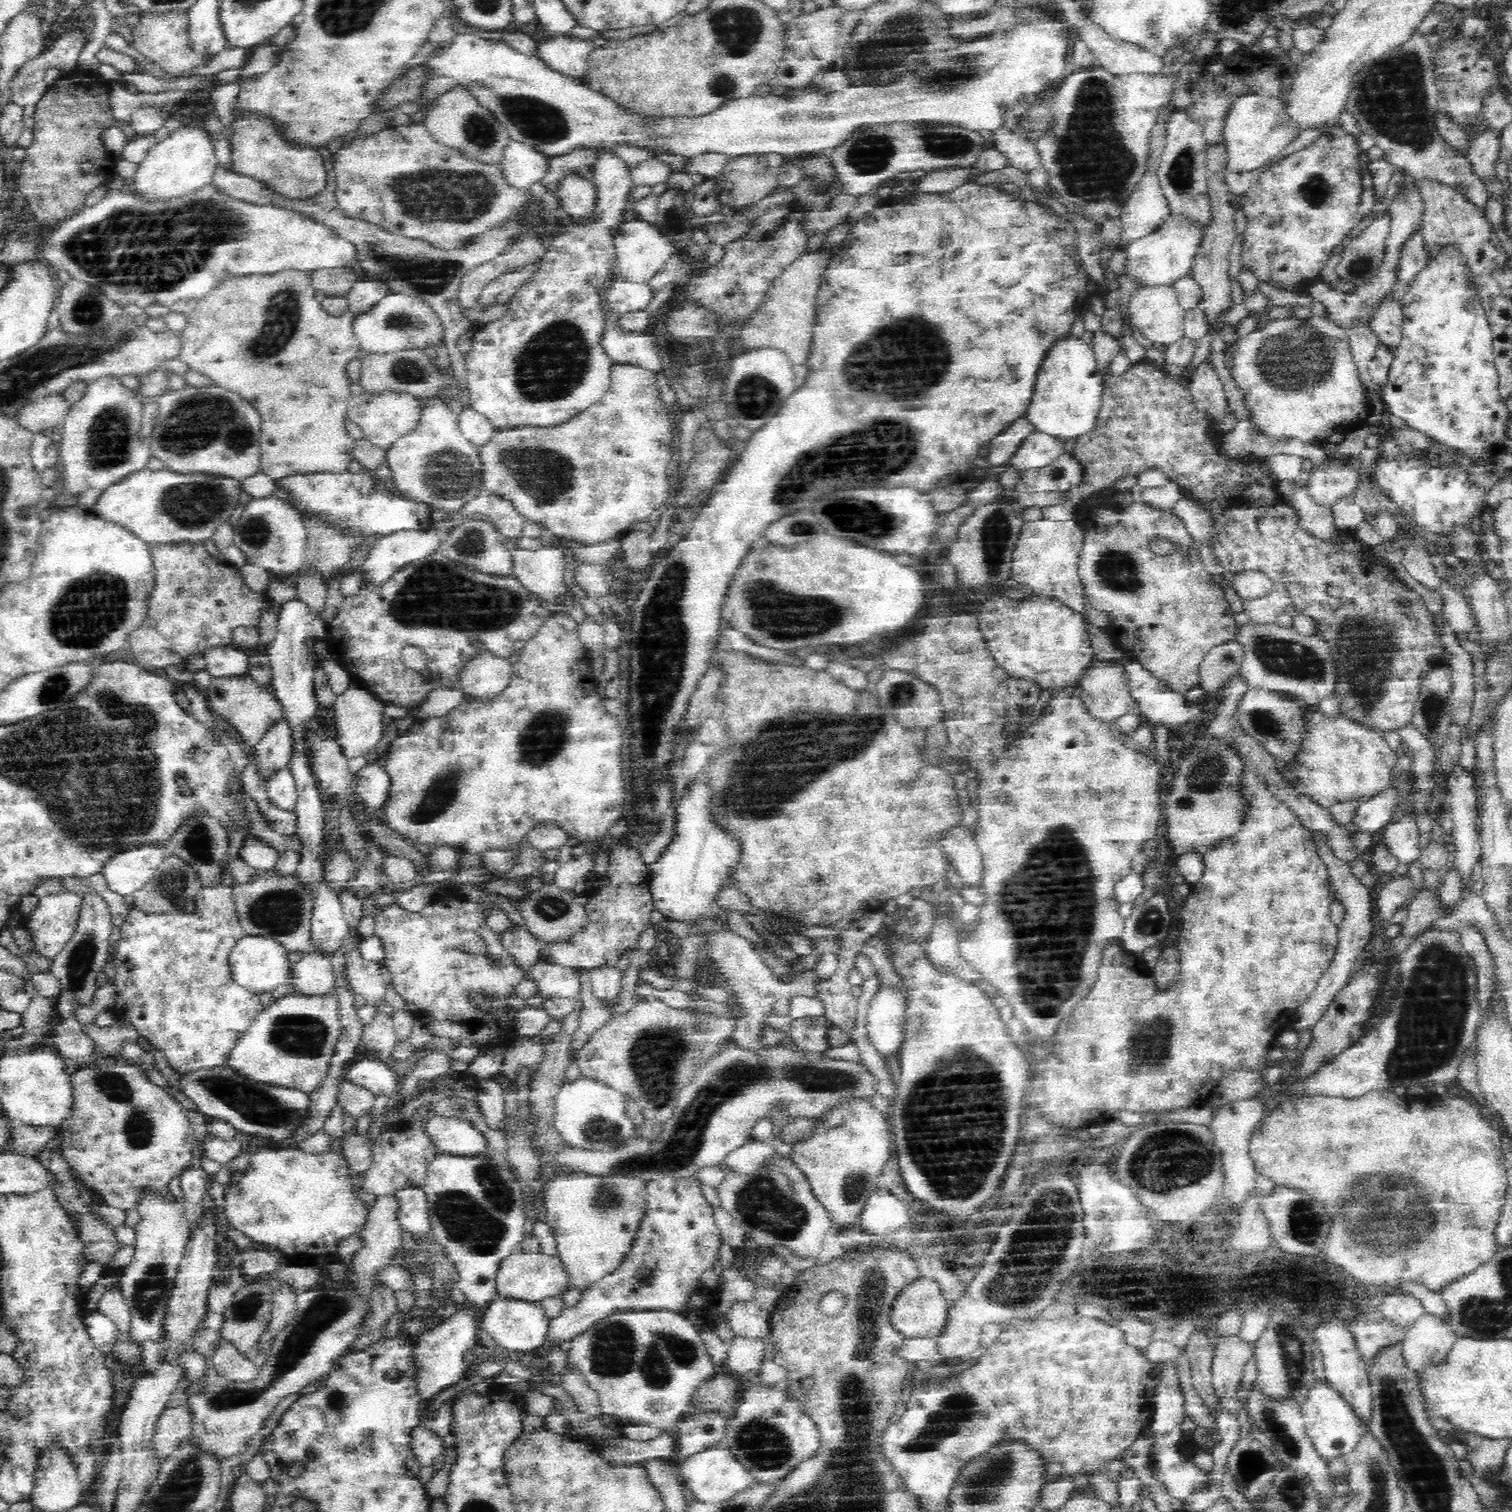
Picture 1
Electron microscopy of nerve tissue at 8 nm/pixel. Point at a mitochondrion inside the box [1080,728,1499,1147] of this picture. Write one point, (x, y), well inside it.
(1432, 1021)

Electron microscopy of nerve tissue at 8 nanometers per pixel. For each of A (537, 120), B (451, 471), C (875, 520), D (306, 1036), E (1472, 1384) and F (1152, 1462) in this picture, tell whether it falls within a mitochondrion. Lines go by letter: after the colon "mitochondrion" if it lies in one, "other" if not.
A: mitochondrion
B: mitochondrion
C: mitochondrion
D: mitochondrion
E: other
F: other

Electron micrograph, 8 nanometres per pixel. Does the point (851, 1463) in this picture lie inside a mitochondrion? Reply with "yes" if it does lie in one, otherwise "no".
yes

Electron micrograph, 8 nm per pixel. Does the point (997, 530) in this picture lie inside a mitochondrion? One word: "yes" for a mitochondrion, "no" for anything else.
yes

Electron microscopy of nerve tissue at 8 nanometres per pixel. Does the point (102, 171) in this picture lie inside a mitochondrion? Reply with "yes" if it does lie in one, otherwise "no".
no

